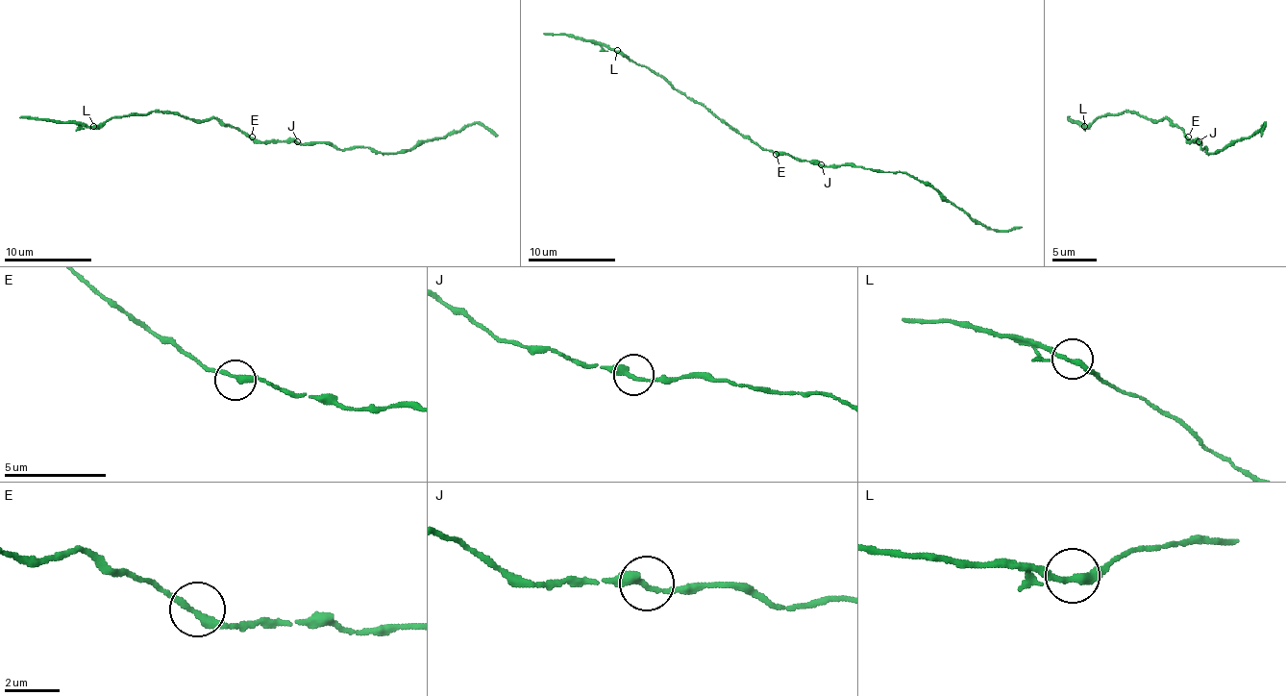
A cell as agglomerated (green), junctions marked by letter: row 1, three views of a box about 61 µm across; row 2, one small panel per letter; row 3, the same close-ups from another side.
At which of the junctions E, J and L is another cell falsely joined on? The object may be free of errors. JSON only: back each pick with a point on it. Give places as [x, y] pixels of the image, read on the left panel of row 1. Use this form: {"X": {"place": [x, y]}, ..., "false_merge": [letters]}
{"false_merge": []}

